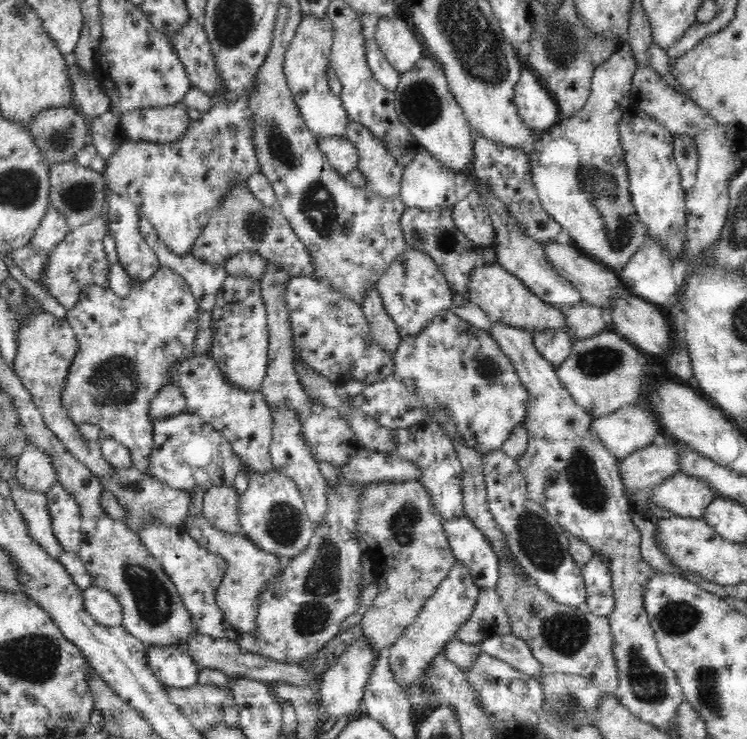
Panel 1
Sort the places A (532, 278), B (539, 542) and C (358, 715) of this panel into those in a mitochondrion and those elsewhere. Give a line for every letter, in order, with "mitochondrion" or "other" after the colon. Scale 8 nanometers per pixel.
A: other
B: mitochondrion
C: other

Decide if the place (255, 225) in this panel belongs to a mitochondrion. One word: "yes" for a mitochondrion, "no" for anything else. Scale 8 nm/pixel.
yes

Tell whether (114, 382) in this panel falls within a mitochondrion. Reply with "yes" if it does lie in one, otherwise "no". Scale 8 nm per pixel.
yes

